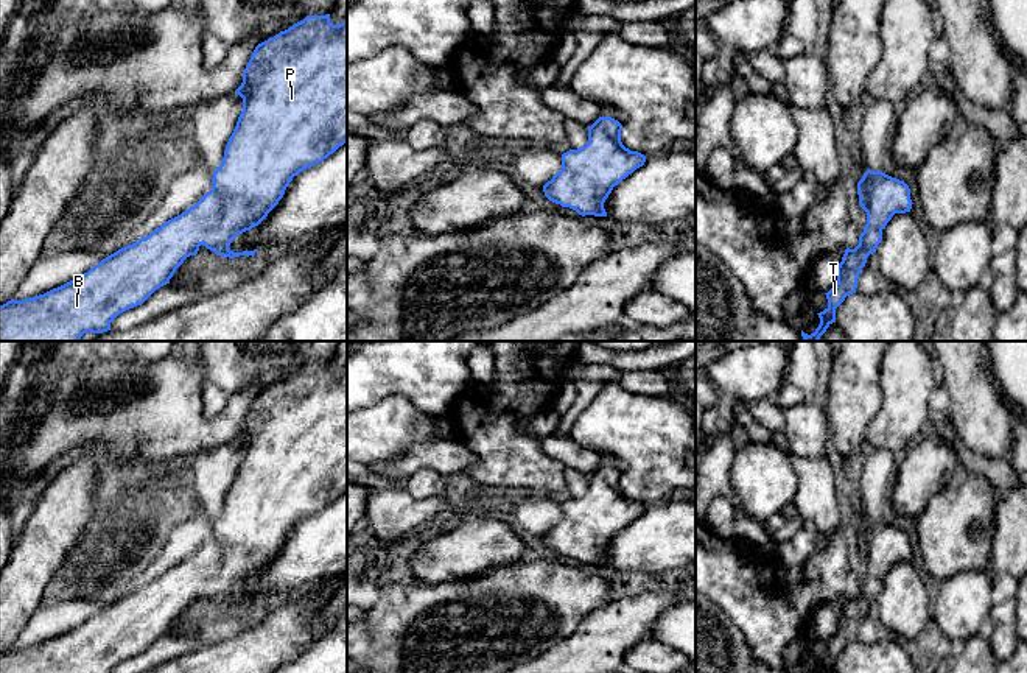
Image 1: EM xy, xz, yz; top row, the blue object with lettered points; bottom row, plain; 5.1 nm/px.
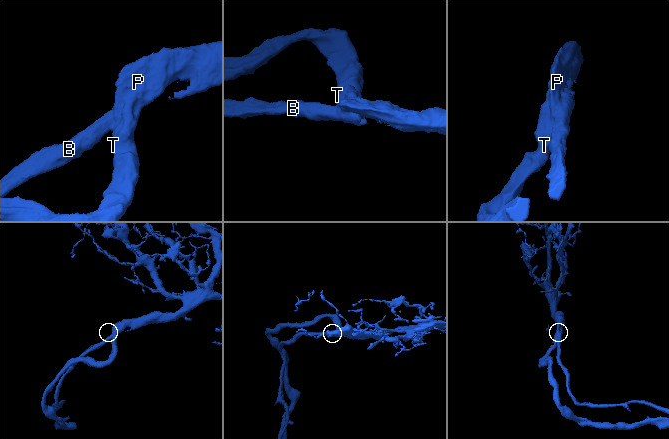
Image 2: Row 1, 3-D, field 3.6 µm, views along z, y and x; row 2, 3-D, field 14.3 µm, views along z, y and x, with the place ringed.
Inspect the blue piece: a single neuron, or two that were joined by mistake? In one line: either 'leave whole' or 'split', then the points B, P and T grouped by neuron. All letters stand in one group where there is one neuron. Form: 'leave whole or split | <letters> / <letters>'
leave whole | B P T

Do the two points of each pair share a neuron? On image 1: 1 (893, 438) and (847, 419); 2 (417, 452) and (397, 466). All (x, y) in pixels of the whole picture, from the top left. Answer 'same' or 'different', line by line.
1: different
2: same

